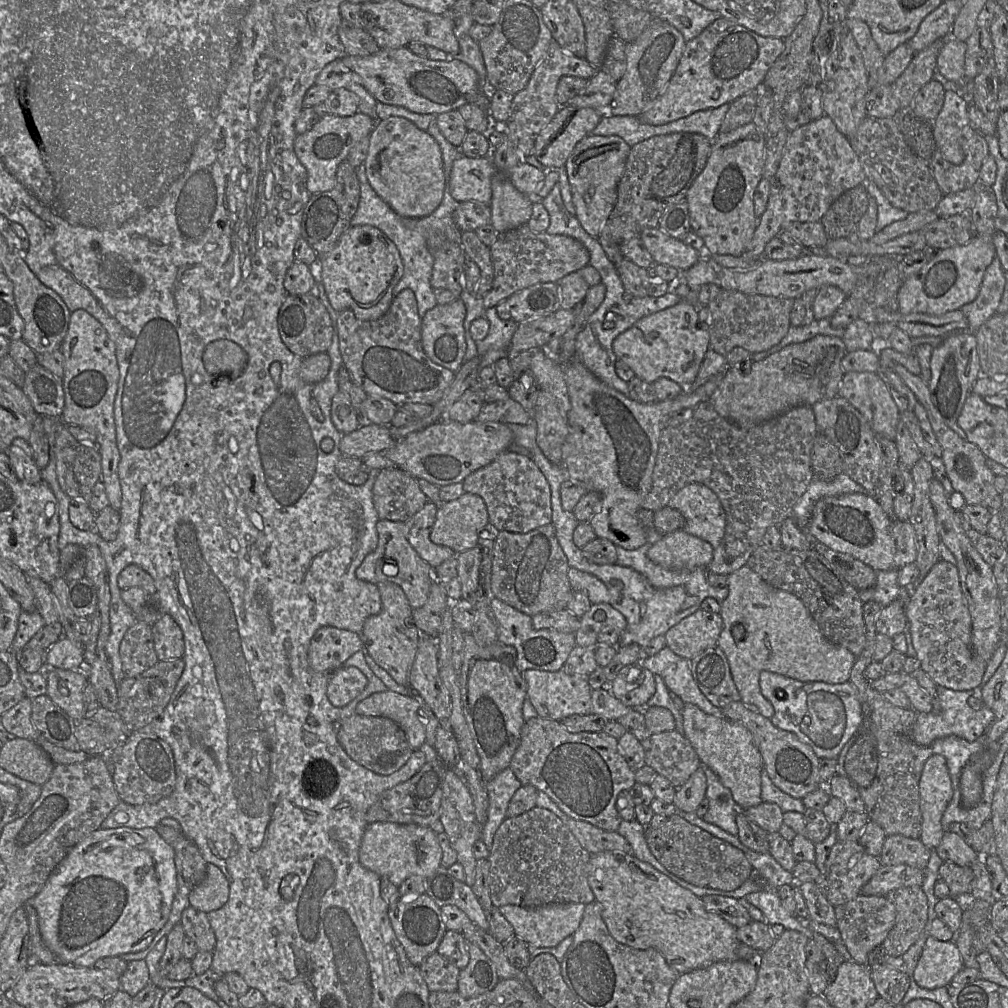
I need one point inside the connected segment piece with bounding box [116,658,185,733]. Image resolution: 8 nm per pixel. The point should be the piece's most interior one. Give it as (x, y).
(142, 699)

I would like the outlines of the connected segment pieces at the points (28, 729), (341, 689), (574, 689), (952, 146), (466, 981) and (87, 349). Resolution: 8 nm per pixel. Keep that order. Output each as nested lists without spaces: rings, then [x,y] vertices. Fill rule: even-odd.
[[[25,697],[1,715],[1,722],[5,729],[17,738],[36,740],[42,735],[32,724],[31,711],[31,699]]]
[[[354,666],[341,667],[332,672],[327,685],[327,697],[335,707],[344,707],[366,687],[366,676]]]
[[[528,669],[521,673],[527,683],[527,698],[541,718],[562,721],[572,715],[592,714],[591,691],[587,677],[569,675],[562,669],[556,672]]]
[[[945,91],[944,105],[934,122],[937,149],[945,160],[960,165],[965,159],[962,148],[962,130],[970,125],[968,98],[962,93]]]
[[[467,941],[469,963],[460,970],[458,993],[464,998],[472,998],[491,991],[500,978],[494,964],[474,943]]]
[[[78,309],[70,314],[67,334],[60,350],[64,356],[62,383],[65,395],[65,406],[60,419],[65,425],[78,425],[95,434],[95,445],[101,455],[101,482],[105,485],[110,506],[119,512],[122,492],[118,475],[120,453],[116,441],[114,417],[114,403],[119,382],[115,343],[95,317],[86,310]]]

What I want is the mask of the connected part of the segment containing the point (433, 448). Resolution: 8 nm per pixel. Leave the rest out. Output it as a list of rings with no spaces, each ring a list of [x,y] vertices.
[[[444,419],[405,436],[383,454],[396,467],[439,487],[461,483],[474,471],[488,465],[513,444],[508,425],[499,422],[460,423]]]

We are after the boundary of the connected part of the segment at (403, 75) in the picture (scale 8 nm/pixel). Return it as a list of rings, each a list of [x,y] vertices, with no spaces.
[[[406,46],[381,49],[366,57],[345,55],[342,61],[361,77],[365,88],[378,102],[401,106],[418,114],[433,115],[457,110],[467,103],[474,103],[484,108],[490,117],[490,94],[481,89],[476,71],[460,58],[430,60],[428,57],[416,55]]]

